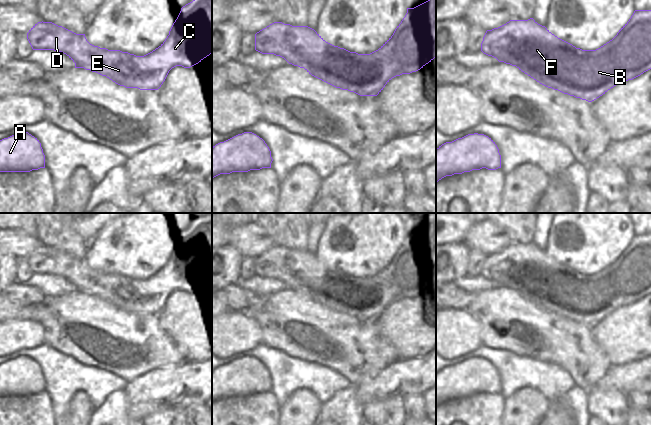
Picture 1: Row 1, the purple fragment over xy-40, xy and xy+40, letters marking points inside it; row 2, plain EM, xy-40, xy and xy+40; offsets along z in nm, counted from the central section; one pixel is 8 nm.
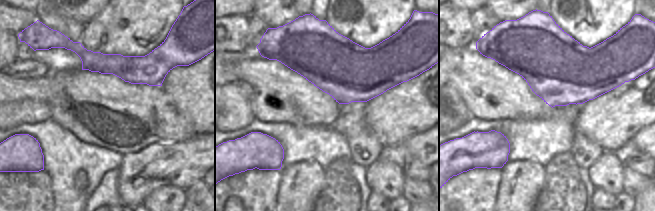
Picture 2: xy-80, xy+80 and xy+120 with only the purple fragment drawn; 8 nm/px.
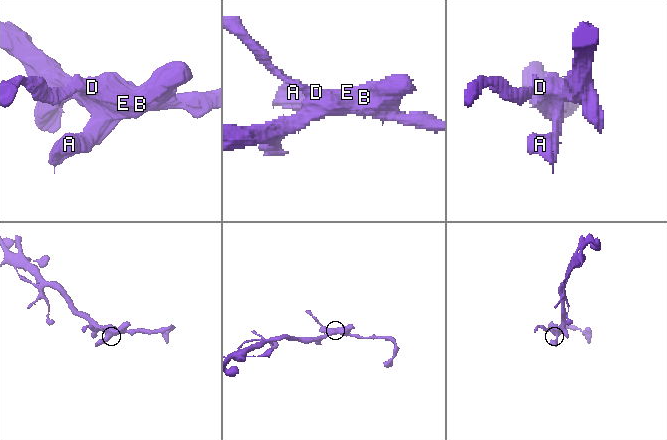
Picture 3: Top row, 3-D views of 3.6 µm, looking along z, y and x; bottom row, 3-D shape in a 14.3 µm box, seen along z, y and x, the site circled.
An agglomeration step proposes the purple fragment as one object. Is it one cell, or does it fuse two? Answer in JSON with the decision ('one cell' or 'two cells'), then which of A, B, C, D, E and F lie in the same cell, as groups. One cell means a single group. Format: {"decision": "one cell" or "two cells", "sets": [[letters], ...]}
{"decision": "one cell", "sets": [["A", "B", "C", "D", "E", "F"]]}

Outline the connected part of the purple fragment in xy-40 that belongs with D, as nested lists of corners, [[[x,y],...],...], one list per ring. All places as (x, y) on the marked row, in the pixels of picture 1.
[[[193,0],[183,6],[165,41],[144,56],[94,46],[87,41],[85,34],[76,34],[52,22],[35,24],[27,33],[27,39],[33,50],[62,52],[75,63],[75,68],[96,72],[120,86],[158,90],[172,68],[190,68],[212,53],[212,0]]]

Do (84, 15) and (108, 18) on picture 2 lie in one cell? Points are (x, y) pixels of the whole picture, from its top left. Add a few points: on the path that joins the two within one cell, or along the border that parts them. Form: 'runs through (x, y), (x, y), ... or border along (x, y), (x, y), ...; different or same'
border along (101, 10), (84, 24); different

